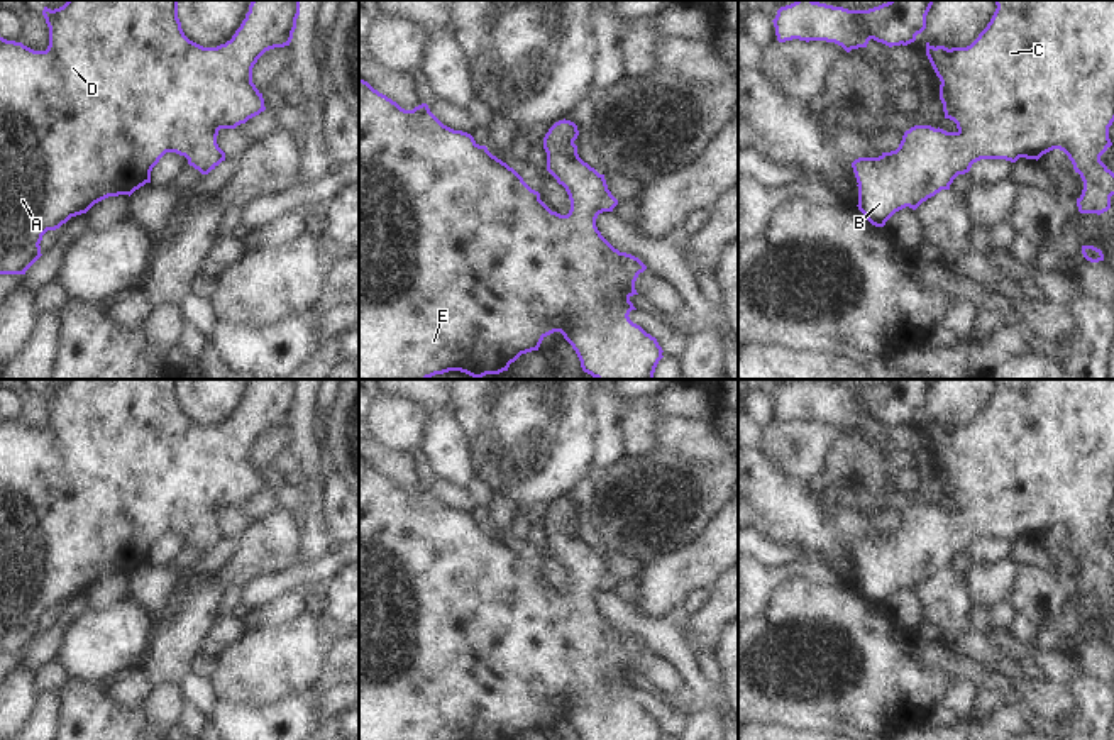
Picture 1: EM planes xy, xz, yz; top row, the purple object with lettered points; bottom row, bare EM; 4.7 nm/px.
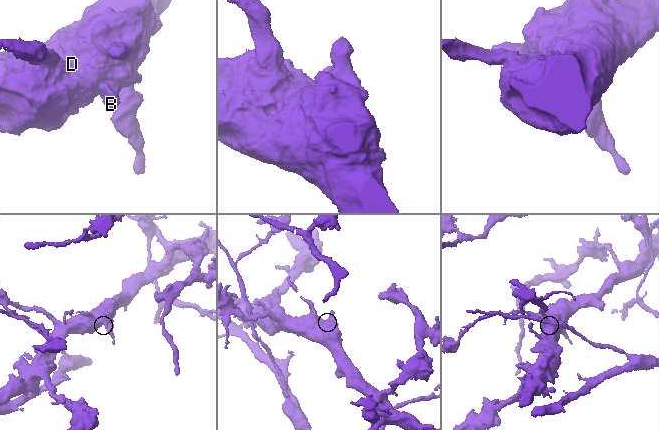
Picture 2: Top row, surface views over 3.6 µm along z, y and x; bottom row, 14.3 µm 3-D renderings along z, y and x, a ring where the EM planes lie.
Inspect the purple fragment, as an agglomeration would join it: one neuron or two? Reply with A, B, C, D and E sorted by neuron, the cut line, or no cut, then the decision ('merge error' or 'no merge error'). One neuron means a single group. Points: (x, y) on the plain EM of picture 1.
groups A B C D E; cut none; no merge error

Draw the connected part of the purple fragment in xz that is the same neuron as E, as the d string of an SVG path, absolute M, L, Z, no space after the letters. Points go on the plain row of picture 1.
M359 459L359 740L516 740L521 733L538 730L542 720L554 711L564 715L579 740L660 740L664 737L657 718L628 696L637 689L630 681L638 674L635 660L647 645L638 637L615 628L598 610L598 594L613 591L618 579L608 569L604 554L579 537L574 523L577 515L577 505L564 498L555 501L543 516L547 550L565 567L571 579L569 593L560 594L552 591L540 579L540 572L532 569L513 547L493 535L486 525L479 525L471 513L444 505L427 483L405 489L367 461Z

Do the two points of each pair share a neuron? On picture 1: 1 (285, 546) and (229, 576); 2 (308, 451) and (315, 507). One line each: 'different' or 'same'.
1: same
2: same

